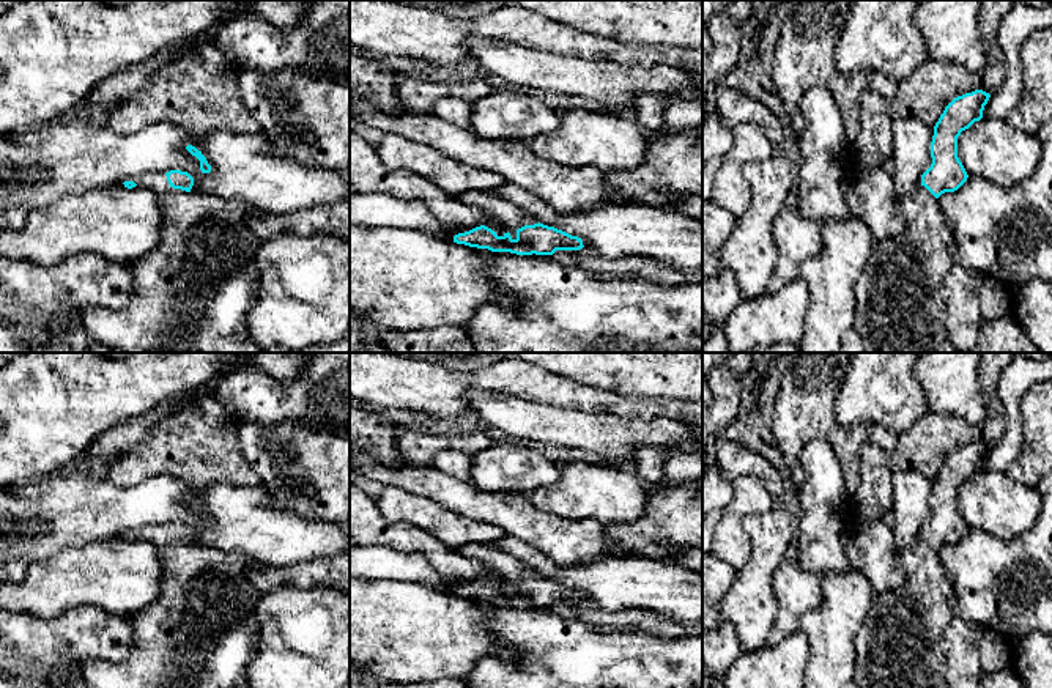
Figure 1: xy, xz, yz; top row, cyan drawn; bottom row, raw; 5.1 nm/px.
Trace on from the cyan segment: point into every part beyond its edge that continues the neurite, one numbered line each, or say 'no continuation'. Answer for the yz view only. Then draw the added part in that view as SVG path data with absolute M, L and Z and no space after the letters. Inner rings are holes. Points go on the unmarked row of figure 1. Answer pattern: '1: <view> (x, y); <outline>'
1: yz (900, 644); M918 538L899 551L906 583L896 590L874 595L857 633L855 682L861 688L946 688L942 636L953 620L953 584L937 551Z

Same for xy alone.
no continuation

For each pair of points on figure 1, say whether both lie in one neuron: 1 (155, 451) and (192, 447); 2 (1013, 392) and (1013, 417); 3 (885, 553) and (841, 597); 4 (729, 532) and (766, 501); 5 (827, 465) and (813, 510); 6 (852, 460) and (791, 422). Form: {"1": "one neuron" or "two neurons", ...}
{"1": "one neuron", "2": "one neuron", "3": "two neurons", "4": "one neuron", "5": "one neuron", "6": "one neuron"}

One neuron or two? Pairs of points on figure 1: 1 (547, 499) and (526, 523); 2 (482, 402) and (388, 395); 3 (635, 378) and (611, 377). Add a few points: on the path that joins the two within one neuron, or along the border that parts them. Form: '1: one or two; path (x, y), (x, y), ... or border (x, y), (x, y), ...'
1: two; border (526, 495), (540, 510), (574, 521)
2: two; border (504, 392), (471, 391), (465, 399)
3: one; path (629, 377), (618, 377)

